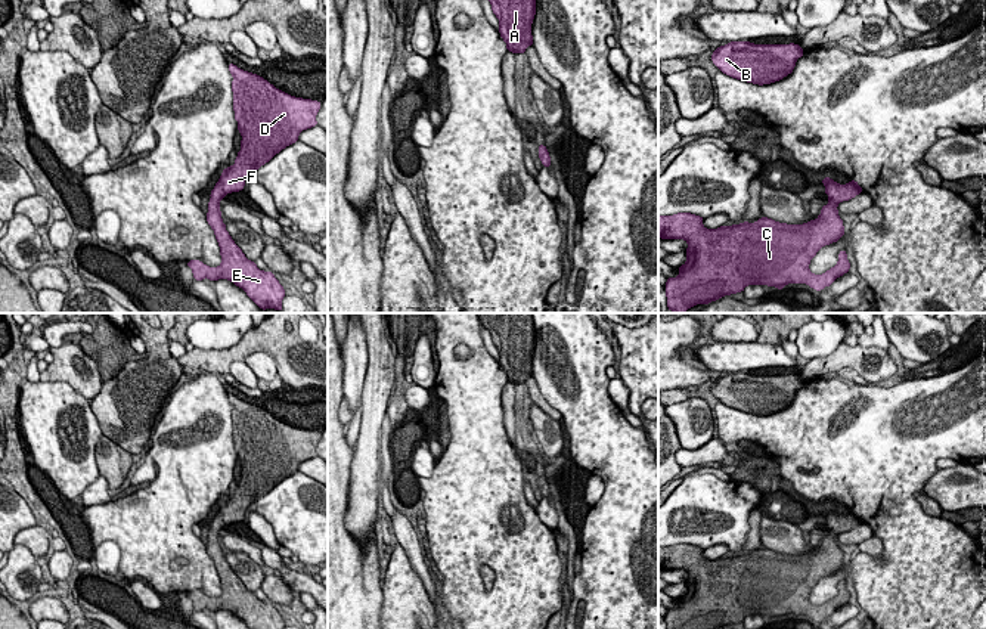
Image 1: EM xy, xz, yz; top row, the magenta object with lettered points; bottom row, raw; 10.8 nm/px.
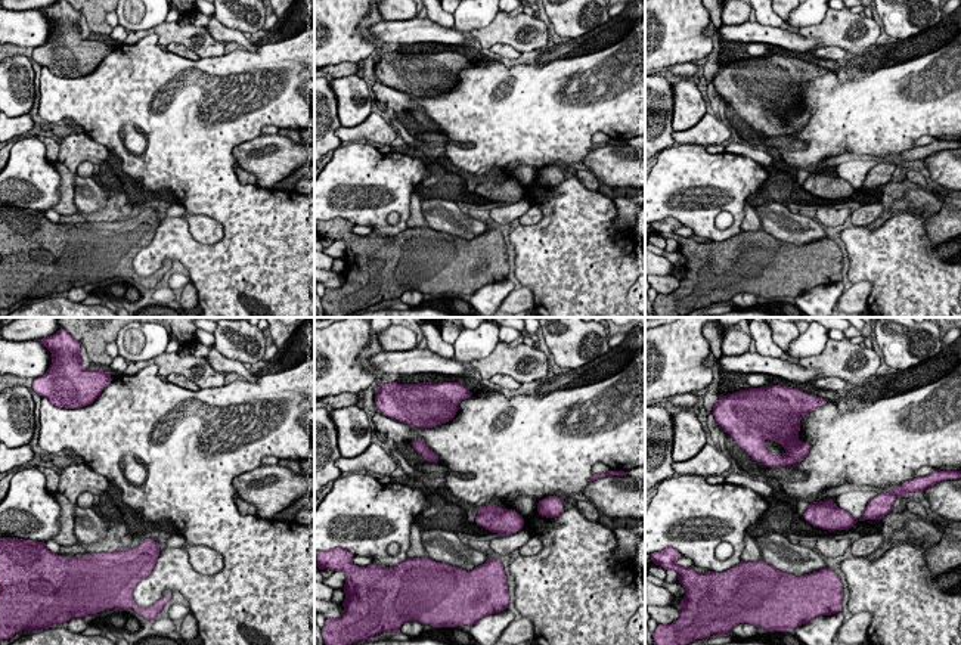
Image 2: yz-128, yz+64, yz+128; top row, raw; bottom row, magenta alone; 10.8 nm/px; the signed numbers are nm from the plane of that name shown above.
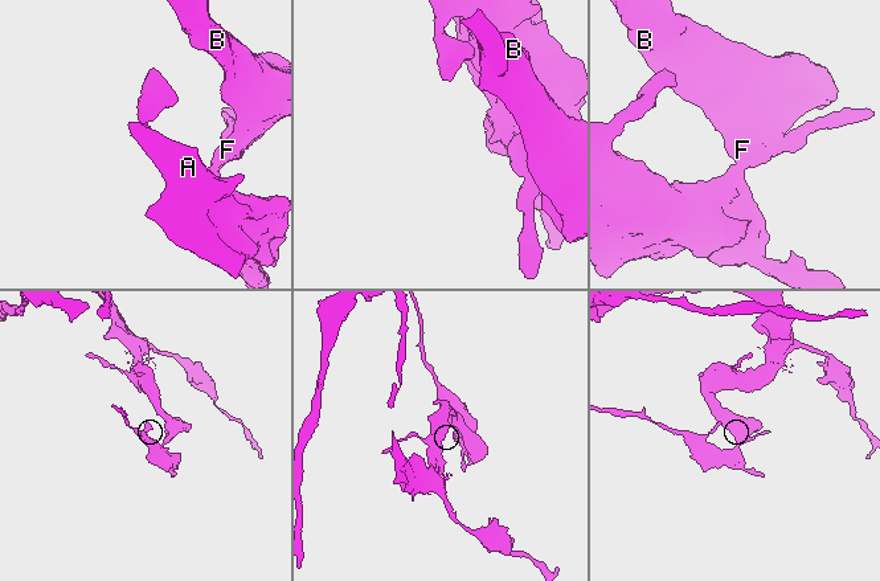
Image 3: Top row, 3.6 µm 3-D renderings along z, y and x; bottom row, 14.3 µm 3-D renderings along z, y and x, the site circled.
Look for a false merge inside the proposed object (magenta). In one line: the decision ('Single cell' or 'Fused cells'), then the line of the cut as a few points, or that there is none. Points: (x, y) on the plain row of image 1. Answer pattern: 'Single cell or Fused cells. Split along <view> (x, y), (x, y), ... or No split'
Single cell. No split

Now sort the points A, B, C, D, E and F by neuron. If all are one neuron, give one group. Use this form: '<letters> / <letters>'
A B C D E F

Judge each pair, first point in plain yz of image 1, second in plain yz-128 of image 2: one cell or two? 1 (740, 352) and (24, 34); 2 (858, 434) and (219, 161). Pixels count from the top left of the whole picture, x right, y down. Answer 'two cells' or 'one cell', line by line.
1: one cell
2: one cell

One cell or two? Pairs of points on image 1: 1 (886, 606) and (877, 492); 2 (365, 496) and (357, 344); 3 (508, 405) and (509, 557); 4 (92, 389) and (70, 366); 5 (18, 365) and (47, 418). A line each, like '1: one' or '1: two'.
1: one
2: two
3: two
4: one
5: two

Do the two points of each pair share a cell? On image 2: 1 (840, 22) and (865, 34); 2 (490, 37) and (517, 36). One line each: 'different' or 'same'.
1: same
2: same

